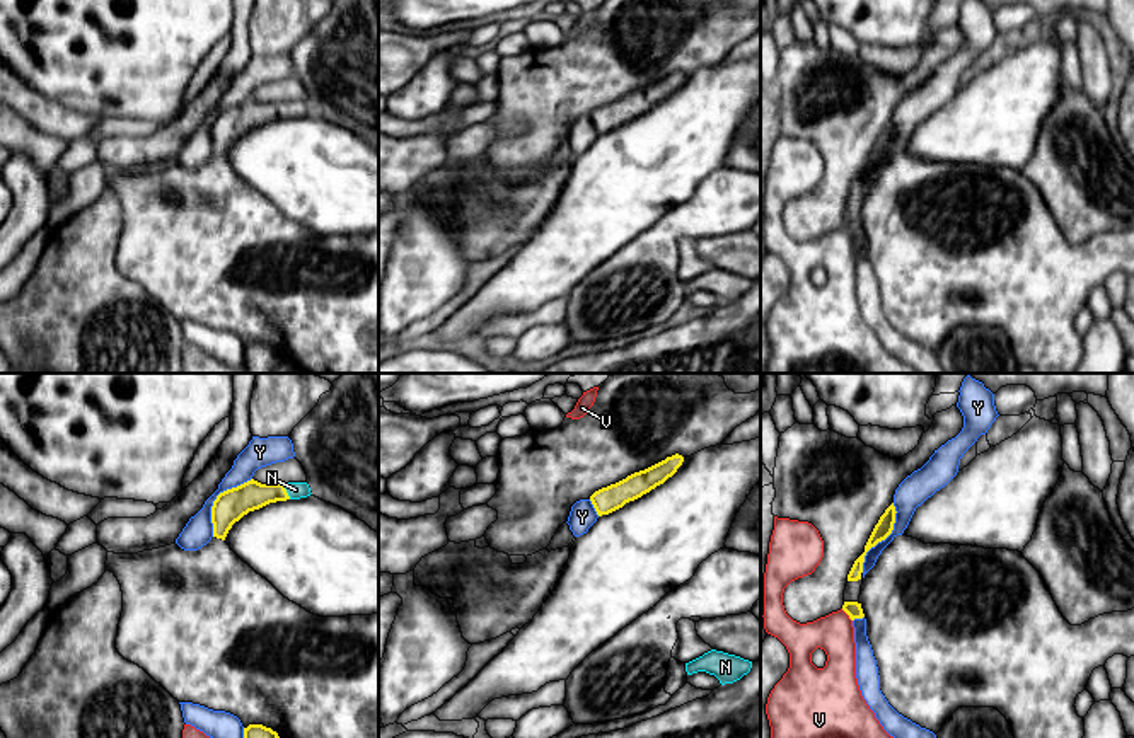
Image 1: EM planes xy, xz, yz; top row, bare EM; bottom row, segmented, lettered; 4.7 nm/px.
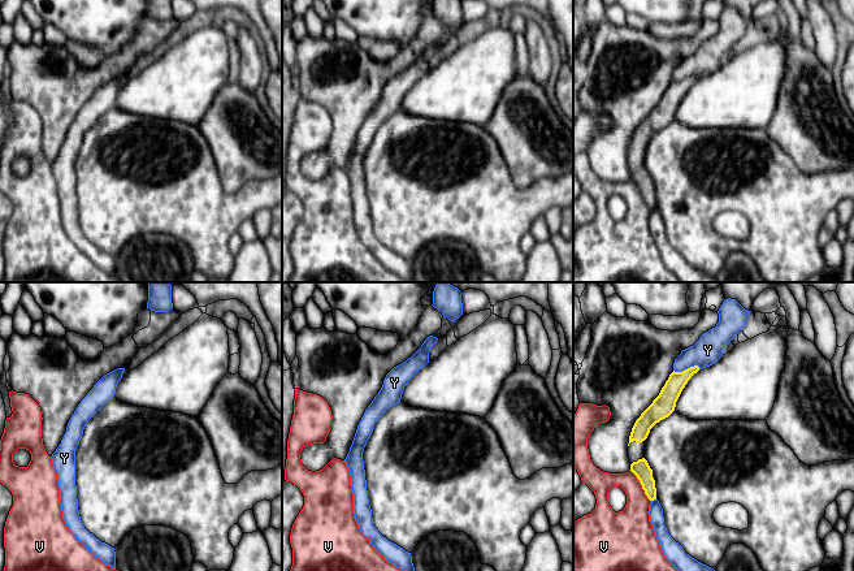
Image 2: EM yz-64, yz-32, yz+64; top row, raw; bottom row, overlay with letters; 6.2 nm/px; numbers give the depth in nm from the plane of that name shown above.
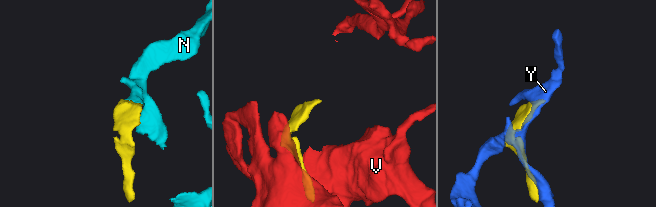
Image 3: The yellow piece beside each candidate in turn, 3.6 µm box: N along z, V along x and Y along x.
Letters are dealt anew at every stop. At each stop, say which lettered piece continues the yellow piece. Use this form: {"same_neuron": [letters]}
{"same_neuron": ["N"]}

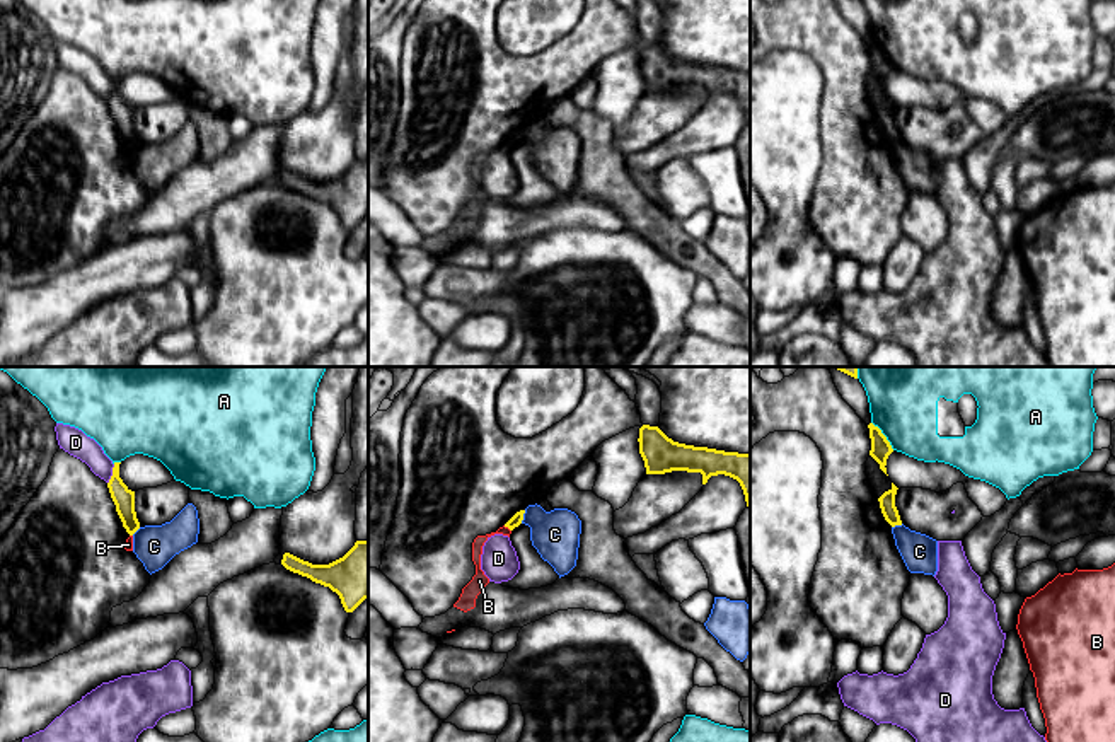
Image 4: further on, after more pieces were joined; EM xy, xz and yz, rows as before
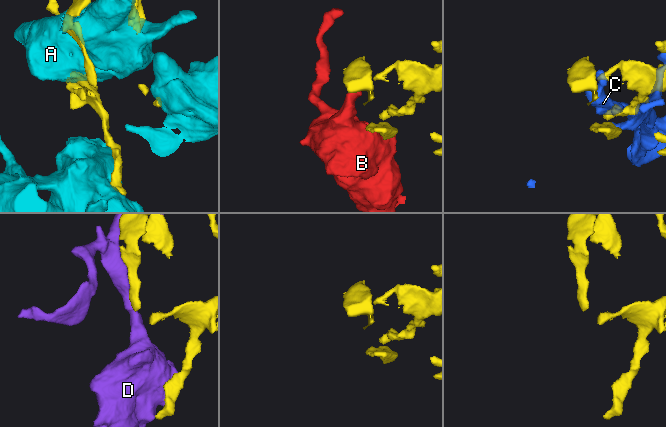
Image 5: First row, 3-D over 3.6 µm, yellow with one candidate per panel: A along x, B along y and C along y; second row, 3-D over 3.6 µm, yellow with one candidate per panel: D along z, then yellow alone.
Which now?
{"same_neuron": []}

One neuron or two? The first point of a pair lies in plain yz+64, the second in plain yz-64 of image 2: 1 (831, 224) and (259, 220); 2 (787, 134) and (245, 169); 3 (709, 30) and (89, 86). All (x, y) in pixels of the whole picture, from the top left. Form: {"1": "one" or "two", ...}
{"1": "two", "2": "one", "3": "one"}

